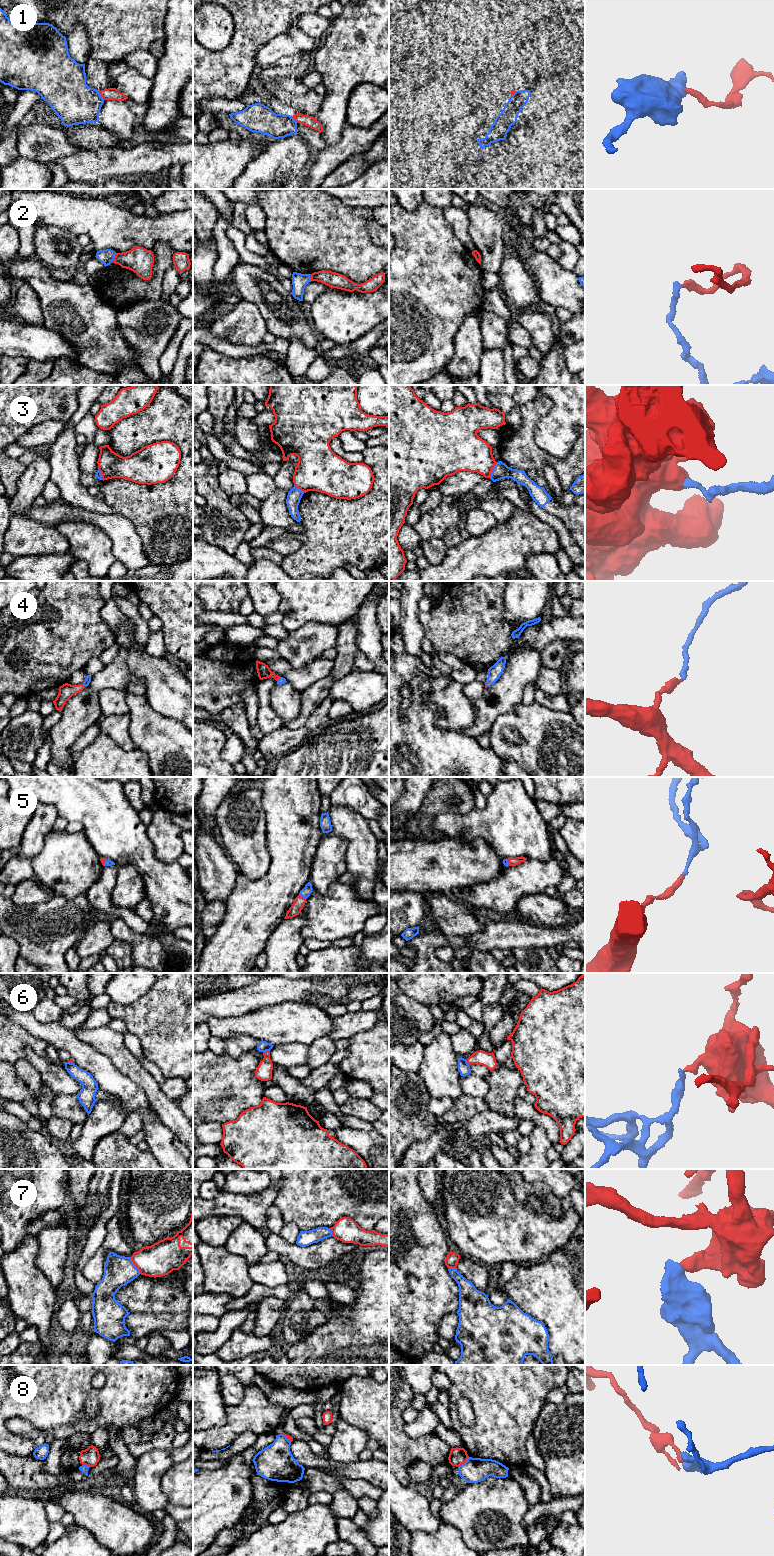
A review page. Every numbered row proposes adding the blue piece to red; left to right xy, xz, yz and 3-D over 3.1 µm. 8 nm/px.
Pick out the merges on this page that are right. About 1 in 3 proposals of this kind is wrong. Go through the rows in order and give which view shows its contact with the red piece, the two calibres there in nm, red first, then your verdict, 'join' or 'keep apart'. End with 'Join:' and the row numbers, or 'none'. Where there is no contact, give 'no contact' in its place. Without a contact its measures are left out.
1: contact in xy; calibres 100 and 360 nm; keep apart
2: contact in xy; calibres 200 and 120 nm; keep apart
3: contact in yz; calibres 300 and 130 nm; keep apart
4: contact in xy; calibres 120 and 50 nm; join
5: contact in xz; calibres 90 and 80 nm; join
6: contact in xz; calibres 130 and 90 nm; keep apart
7: contact in xy; calibres 260 and 240 nm; keep apart
8: contact in yz; calibres 140 and 200 nm; keep apart
Join: 4, 5

